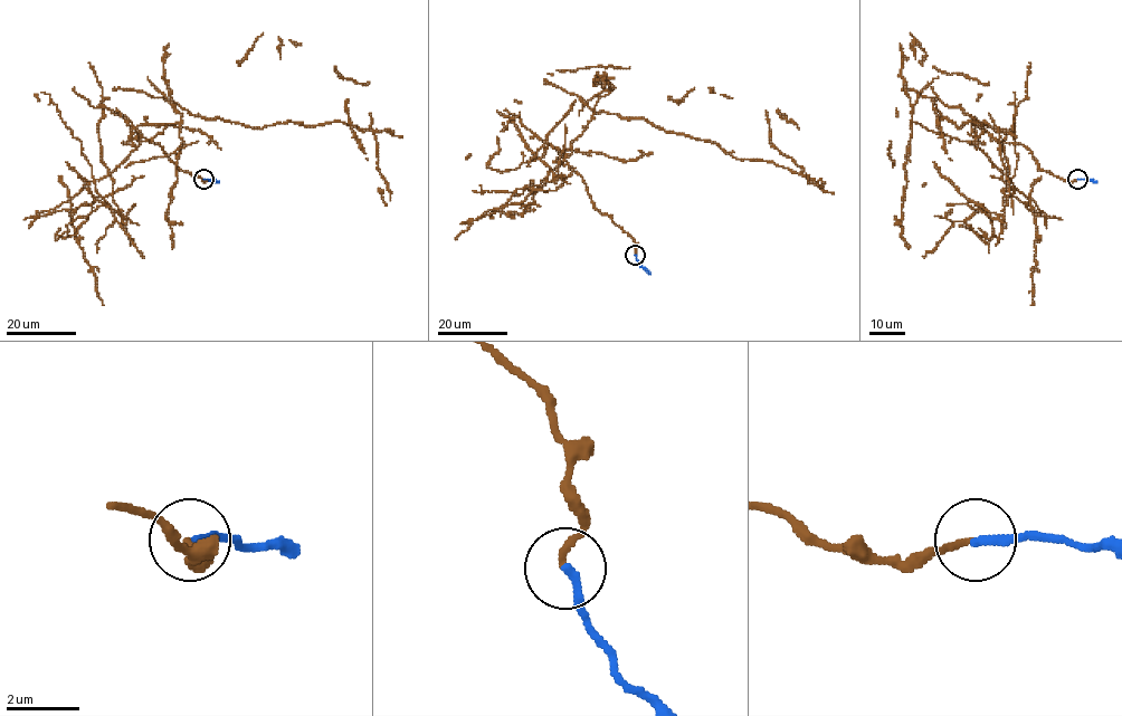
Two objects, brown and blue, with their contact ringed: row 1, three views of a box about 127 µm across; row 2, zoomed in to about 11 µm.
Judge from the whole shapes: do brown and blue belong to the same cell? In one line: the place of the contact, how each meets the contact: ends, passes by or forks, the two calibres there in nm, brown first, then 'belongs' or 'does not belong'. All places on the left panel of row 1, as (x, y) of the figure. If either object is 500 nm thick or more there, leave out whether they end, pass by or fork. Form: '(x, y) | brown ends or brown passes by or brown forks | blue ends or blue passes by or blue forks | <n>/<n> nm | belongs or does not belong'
(203, 179) | brown ends | blue ends | 180/240 nm | does not belong

